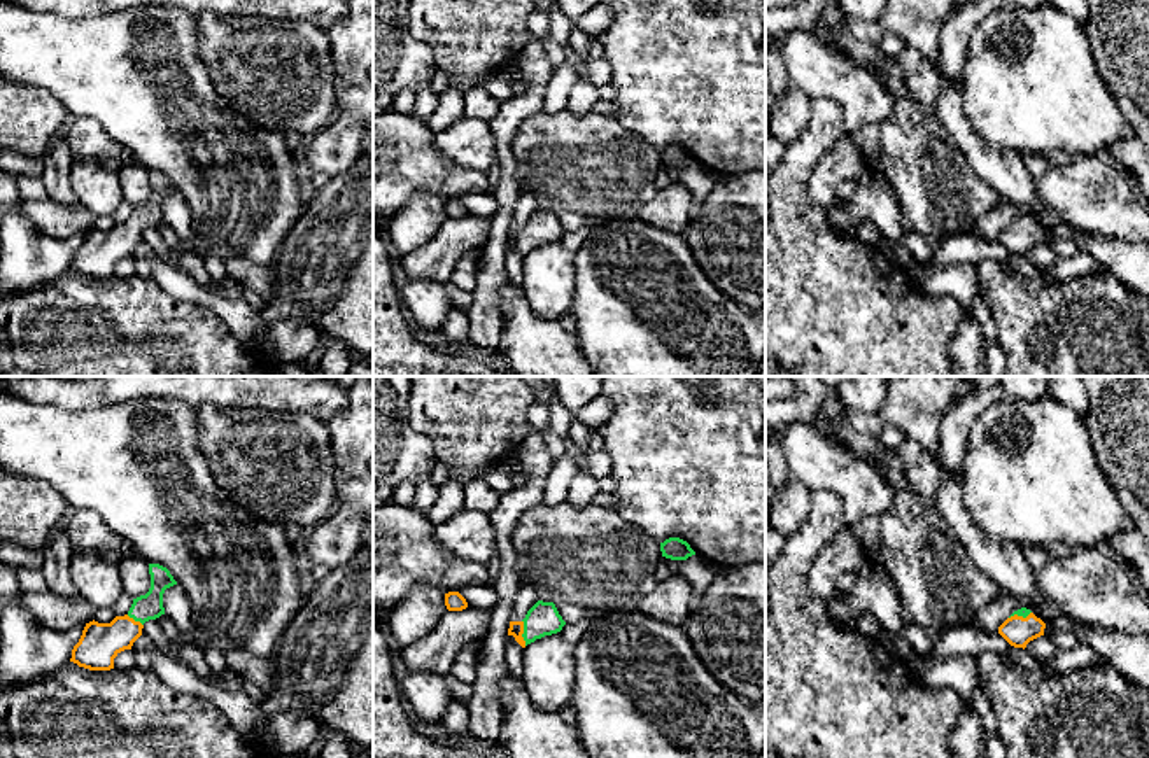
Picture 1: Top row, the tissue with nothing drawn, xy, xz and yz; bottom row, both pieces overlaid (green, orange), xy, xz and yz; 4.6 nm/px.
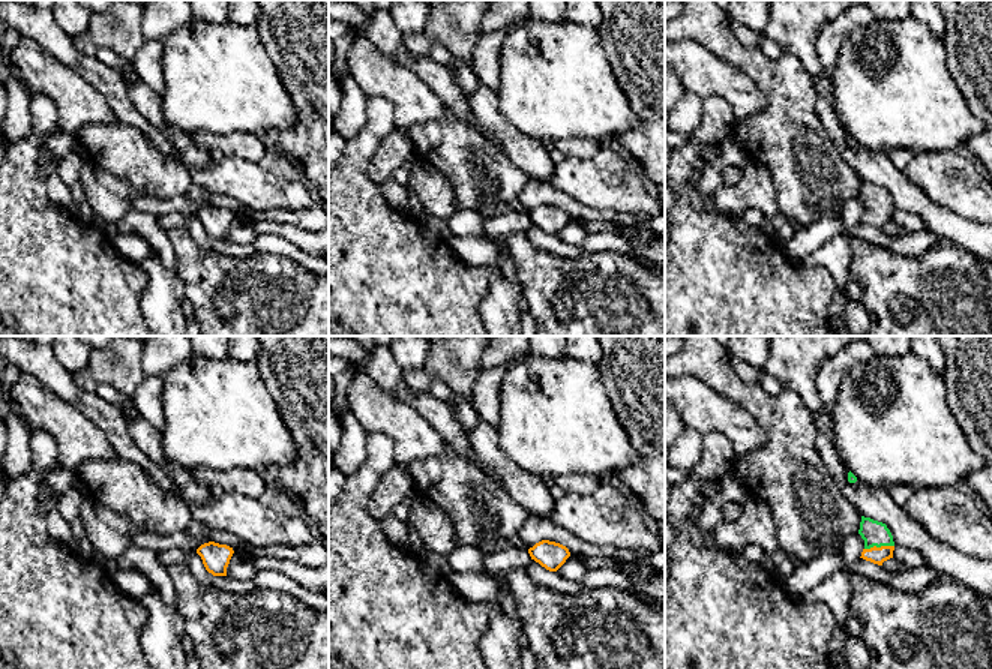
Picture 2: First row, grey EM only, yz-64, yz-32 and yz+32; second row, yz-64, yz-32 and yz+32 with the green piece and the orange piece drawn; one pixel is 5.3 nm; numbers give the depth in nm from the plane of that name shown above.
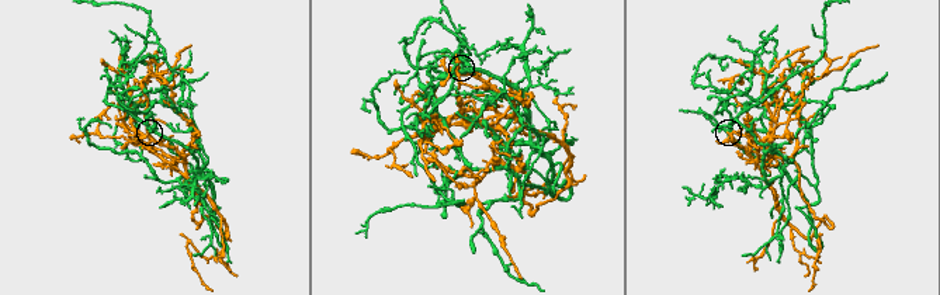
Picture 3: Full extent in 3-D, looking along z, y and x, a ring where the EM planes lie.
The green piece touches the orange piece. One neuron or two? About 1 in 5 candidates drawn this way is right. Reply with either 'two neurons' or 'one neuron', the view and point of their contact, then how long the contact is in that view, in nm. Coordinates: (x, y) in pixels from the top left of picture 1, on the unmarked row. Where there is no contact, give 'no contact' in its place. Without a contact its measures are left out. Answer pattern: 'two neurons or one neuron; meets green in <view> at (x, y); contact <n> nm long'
two neurons; meets green in xz at (524, 240); contact 120 nm long

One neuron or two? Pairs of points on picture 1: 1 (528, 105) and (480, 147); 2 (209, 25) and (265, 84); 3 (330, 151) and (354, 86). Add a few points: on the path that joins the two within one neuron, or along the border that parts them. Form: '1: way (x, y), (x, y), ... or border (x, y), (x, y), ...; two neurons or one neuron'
1: border (487, 123), (494, 139), (496, 161); two neurons
2: way (223, 39), (254, 70); one neuron
3: way (345, 135), (354, 123), (354, 102); one neuron

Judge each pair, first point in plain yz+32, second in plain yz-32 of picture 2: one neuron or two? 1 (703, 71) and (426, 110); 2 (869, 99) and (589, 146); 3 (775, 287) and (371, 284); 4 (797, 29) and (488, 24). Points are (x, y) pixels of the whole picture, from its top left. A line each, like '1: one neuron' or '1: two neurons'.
1: one neuron
2: two neurons
3: one neuron
4: two neurons

